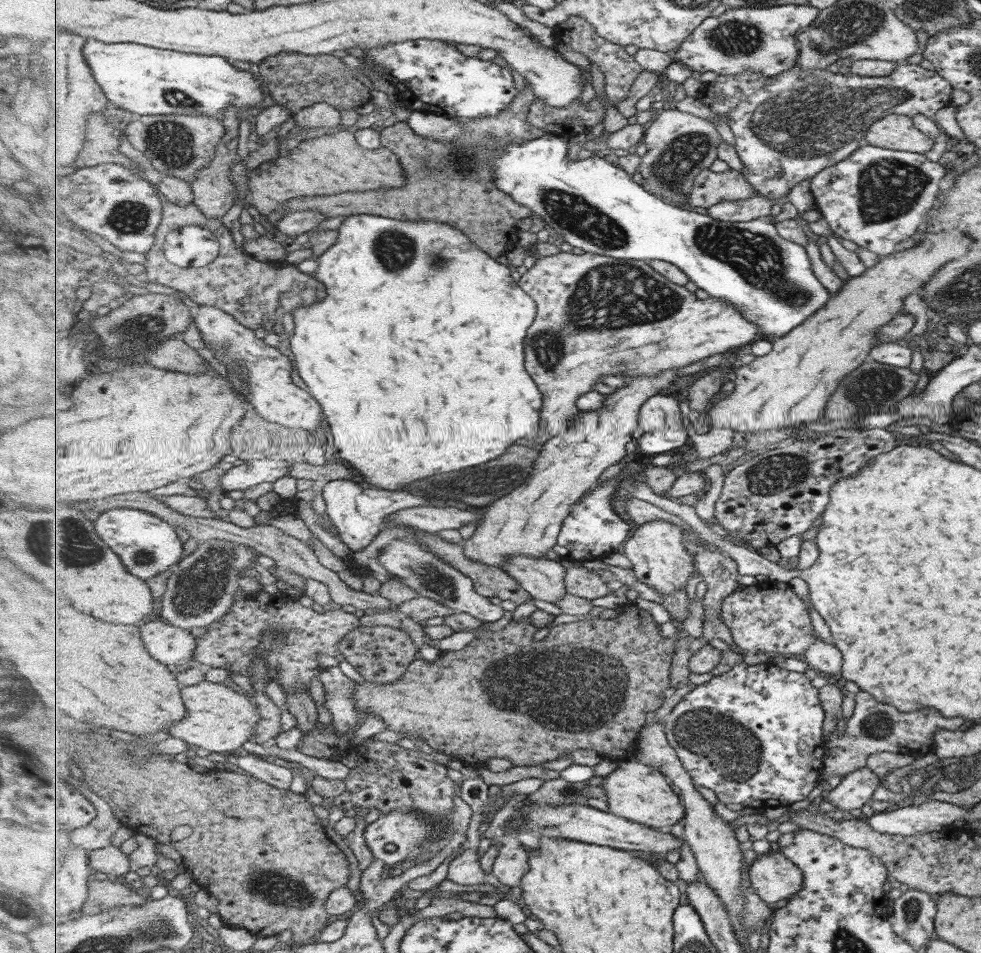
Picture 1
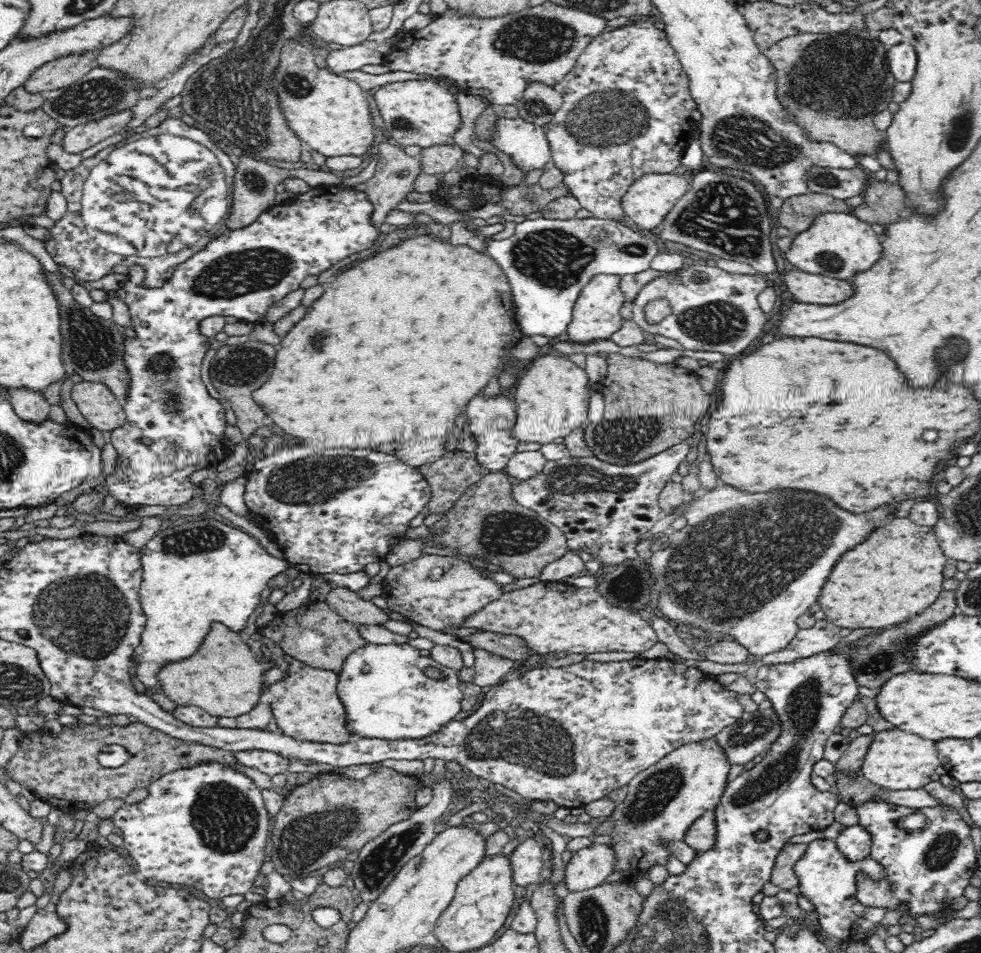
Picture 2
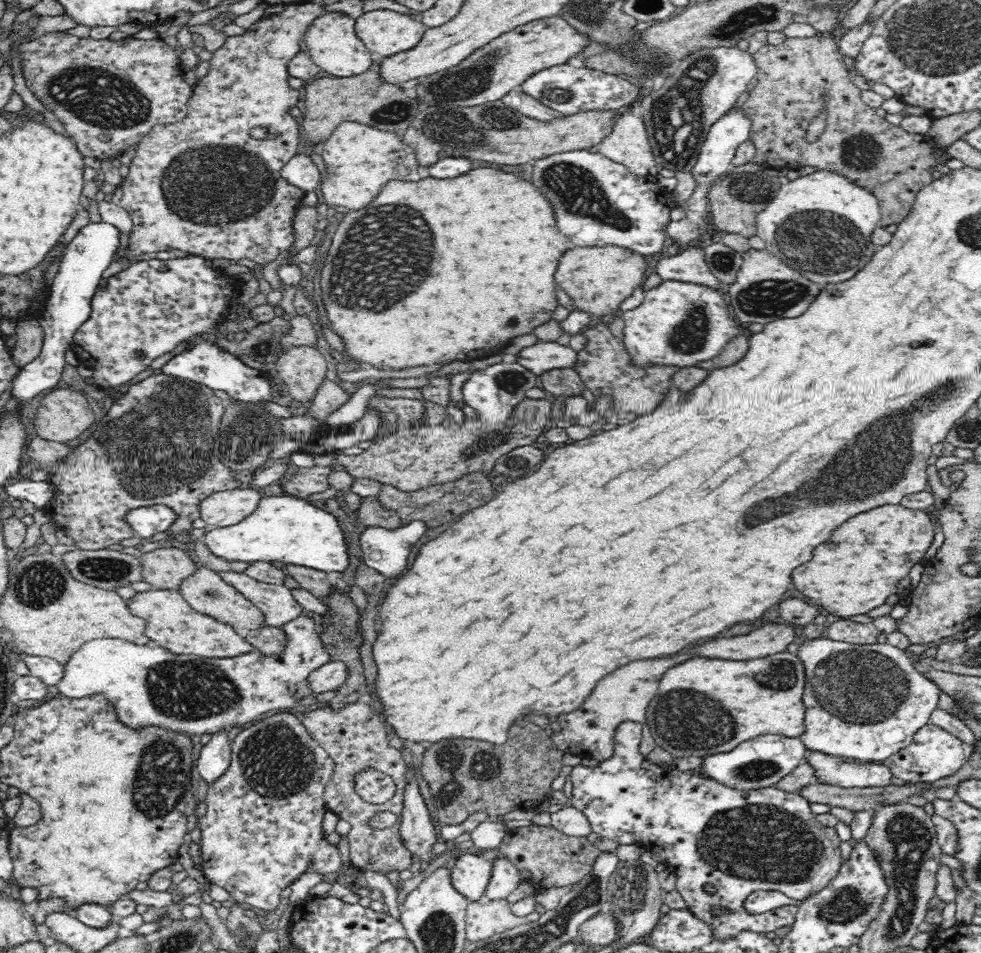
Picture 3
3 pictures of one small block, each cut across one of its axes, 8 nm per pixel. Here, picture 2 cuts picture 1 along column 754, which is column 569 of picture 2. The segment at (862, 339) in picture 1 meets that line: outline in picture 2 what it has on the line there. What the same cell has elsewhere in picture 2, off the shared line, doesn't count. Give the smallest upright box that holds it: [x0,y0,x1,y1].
[510,353,592,446]

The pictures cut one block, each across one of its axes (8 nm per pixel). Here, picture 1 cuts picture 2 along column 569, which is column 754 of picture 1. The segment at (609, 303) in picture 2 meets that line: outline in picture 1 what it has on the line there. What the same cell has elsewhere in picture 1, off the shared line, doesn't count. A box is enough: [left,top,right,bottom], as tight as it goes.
[518,251,762,446]

